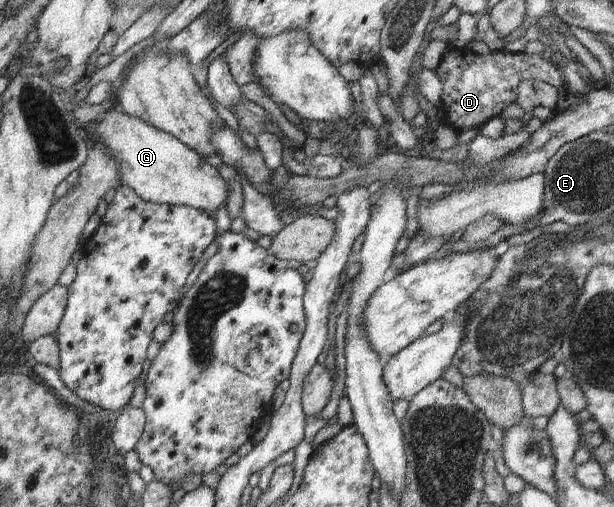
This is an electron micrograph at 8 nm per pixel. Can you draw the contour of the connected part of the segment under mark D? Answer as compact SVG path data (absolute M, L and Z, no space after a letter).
M450 48L434 69L443 84L439 106L444 110L442 122L449 124L457 133L467 132L495 117L501 118L503 110L516 102L518 86L526 80L543 81L555 88L563 84L563 73L558 66L548 62L542 53L512 53L507 50L491 51L480 56L467 48Z

